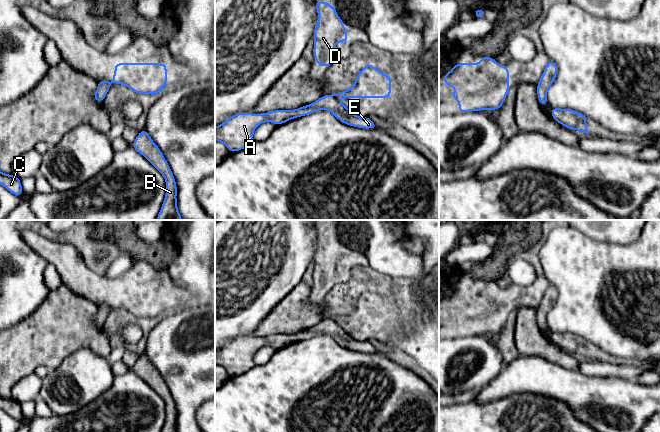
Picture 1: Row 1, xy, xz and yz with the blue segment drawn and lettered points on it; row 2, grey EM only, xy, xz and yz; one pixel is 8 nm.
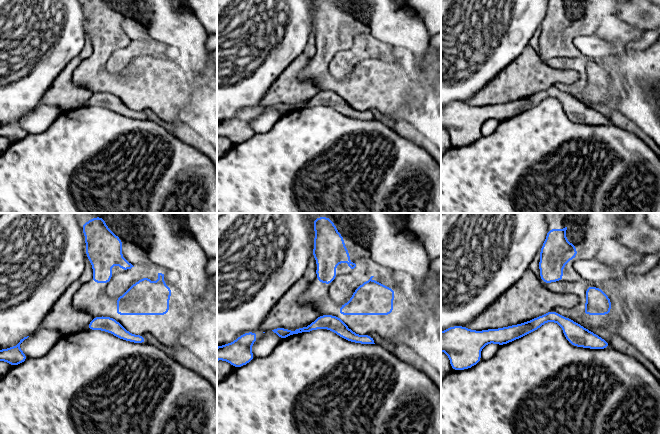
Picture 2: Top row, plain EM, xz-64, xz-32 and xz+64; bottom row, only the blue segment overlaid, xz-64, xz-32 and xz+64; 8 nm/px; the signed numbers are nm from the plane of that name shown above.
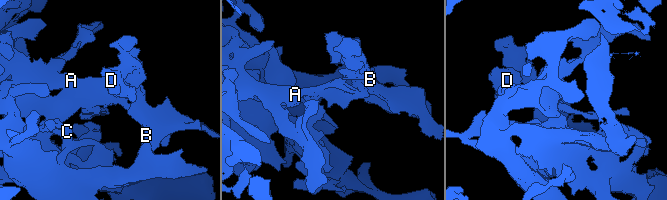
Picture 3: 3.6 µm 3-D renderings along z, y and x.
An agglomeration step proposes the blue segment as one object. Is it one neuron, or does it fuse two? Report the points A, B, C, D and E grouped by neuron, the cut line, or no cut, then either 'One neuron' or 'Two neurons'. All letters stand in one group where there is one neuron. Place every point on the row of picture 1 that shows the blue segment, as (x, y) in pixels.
Groups: A B C E / D. Split along xz (330, 94), (336, 98). Two neurons

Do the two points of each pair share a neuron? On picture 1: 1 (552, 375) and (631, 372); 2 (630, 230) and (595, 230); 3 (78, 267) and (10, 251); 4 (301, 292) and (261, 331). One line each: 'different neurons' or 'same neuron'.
1: different neurons
2: same neuron
3: different neurons
4: same neuron

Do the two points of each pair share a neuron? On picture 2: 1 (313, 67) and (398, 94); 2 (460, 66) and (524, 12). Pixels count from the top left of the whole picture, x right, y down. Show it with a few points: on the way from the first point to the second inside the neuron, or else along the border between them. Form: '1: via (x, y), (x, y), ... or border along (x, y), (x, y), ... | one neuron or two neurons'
1: via (334, 84), (338, 87), (349, 89), (377, 89) | one neuron
2: via (476, 55), (508, 23) | one neuron

